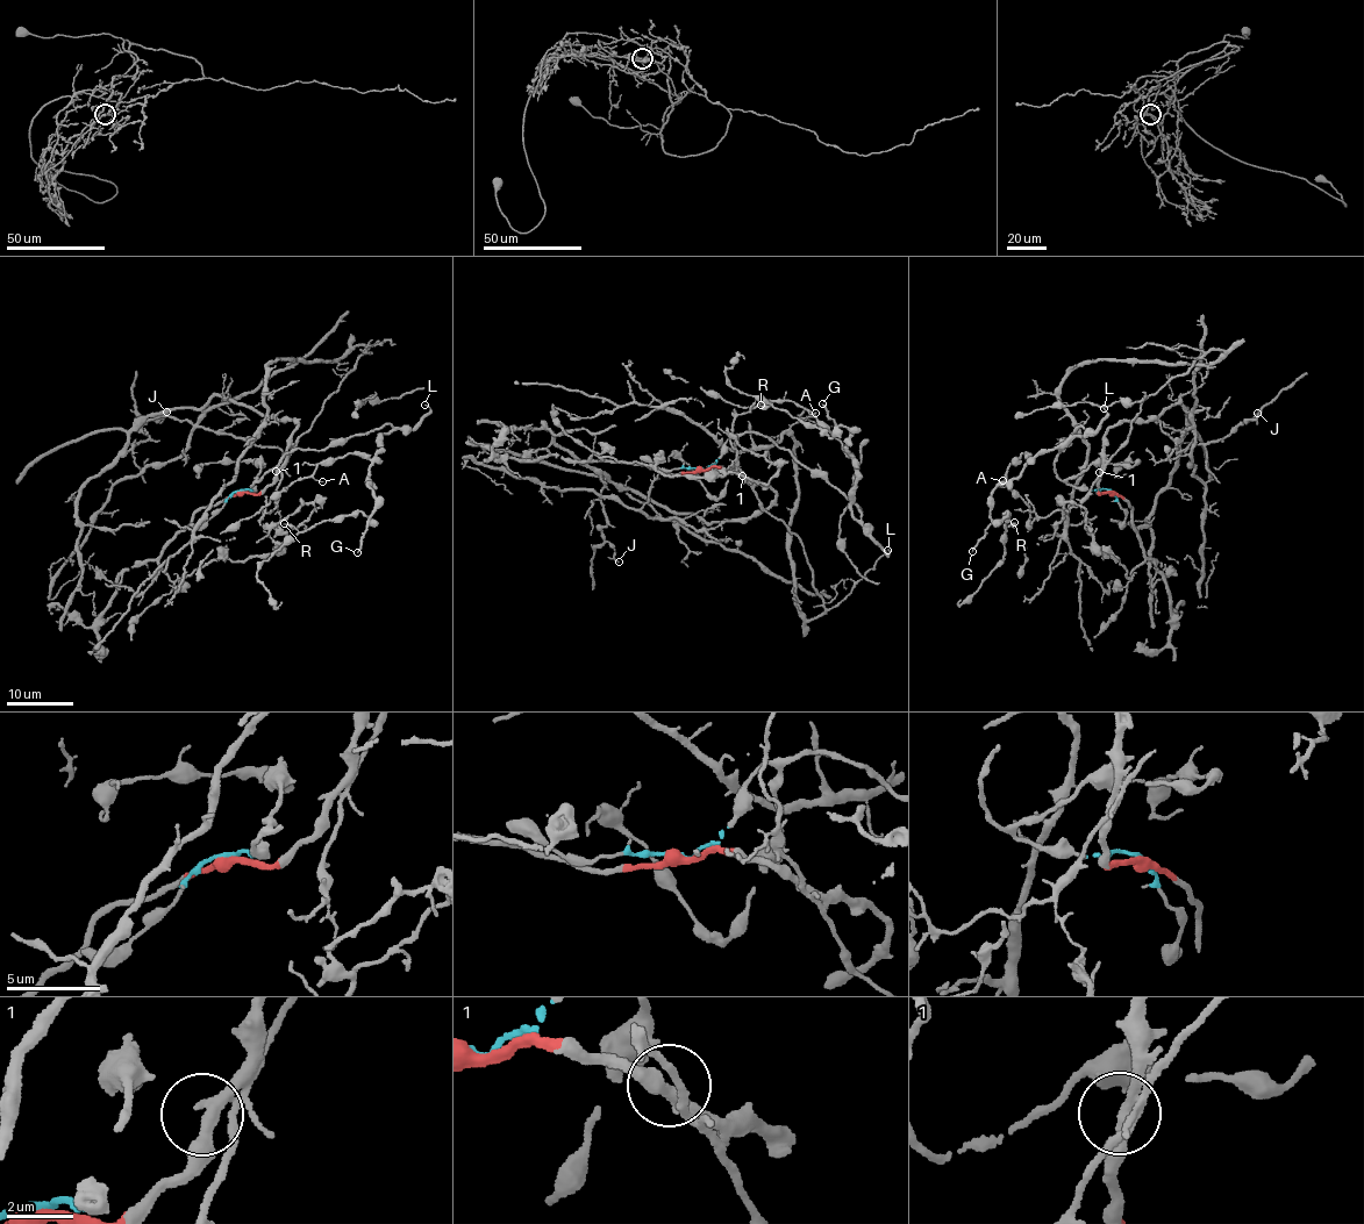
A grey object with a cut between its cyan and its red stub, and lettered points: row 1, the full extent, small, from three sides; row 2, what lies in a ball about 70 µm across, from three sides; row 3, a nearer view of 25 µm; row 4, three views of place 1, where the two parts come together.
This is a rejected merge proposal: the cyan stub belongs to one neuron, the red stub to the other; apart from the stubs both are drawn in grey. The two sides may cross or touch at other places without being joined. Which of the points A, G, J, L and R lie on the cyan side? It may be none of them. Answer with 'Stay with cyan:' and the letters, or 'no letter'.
Stay with cyan: A, G, L, R

